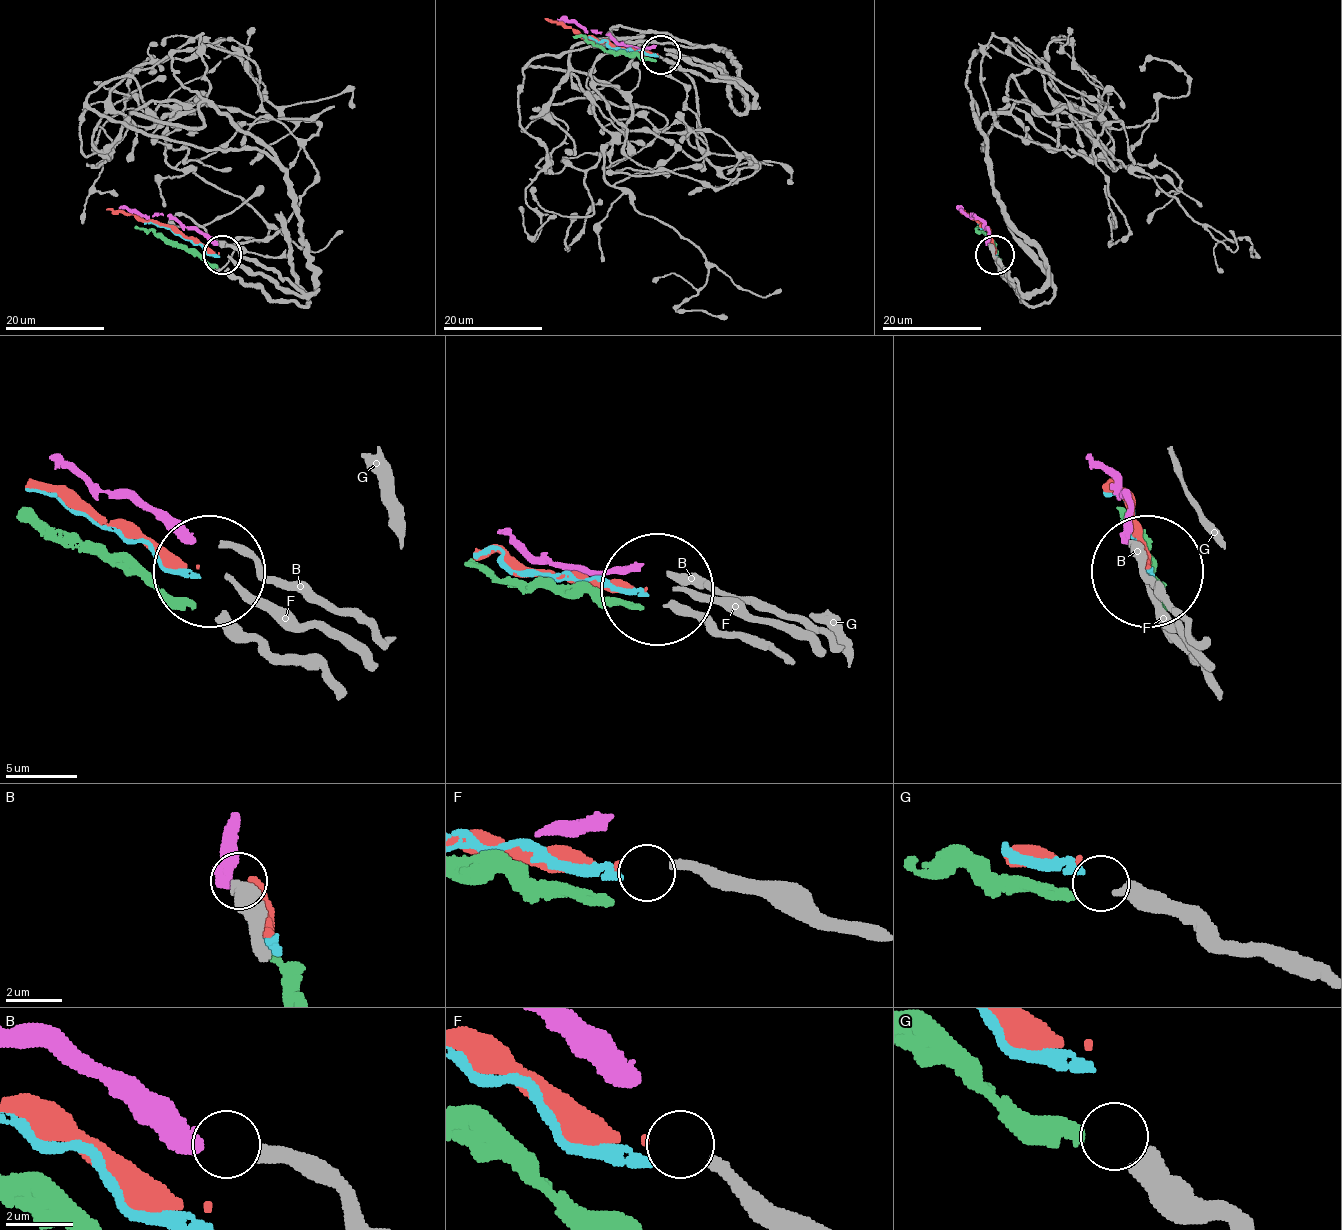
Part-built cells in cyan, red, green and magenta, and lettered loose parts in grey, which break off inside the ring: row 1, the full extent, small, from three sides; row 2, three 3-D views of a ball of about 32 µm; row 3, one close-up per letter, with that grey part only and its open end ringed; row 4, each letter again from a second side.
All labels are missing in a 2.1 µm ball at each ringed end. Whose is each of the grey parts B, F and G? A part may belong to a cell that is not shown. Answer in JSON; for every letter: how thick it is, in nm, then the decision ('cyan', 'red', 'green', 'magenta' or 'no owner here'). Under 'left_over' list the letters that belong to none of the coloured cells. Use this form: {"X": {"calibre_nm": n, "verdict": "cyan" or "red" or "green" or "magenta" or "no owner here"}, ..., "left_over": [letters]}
{"B": {"calibre_nm": 440, "verdict": "magenta"}, "F": {"calibre_nm": 320, "verdict": "red"}, "G": {"calibre_nm": 480, "verdict": "green"}, "left_over": []}

